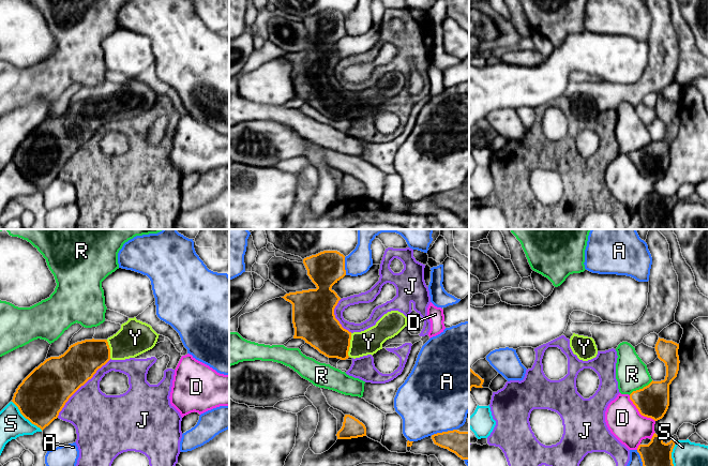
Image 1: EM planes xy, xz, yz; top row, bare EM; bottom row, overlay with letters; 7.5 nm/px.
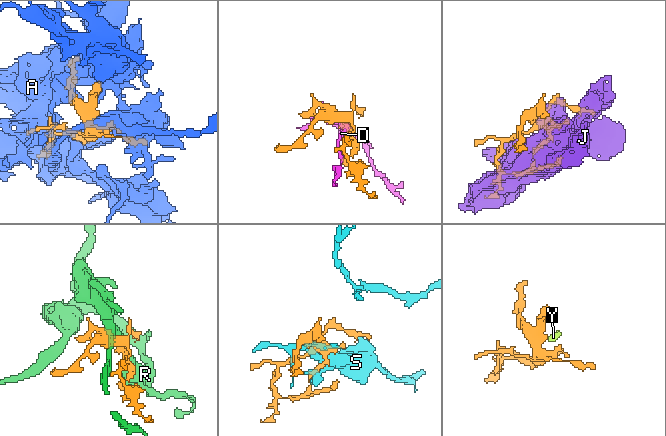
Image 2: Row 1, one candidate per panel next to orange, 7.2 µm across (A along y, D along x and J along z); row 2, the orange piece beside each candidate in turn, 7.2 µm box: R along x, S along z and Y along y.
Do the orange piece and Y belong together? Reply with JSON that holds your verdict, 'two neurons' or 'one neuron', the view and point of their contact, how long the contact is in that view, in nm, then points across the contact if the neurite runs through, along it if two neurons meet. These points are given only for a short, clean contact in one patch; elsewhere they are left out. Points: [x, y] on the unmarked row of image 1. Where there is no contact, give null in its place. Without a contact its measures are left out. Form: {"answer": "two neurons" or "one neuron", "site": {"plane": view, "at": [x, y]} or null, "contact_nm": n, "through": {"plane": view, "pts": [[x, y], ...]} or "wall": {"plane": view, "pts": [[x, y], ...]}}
{"answer": "one neuron", "site": {"plane": "xz", "at": [349, 105]}, "contact_nm": 180, "through": {"plane": "xz", "pts": [[320, 89], [331, 100], [349, 105], [368, 102]]}}

